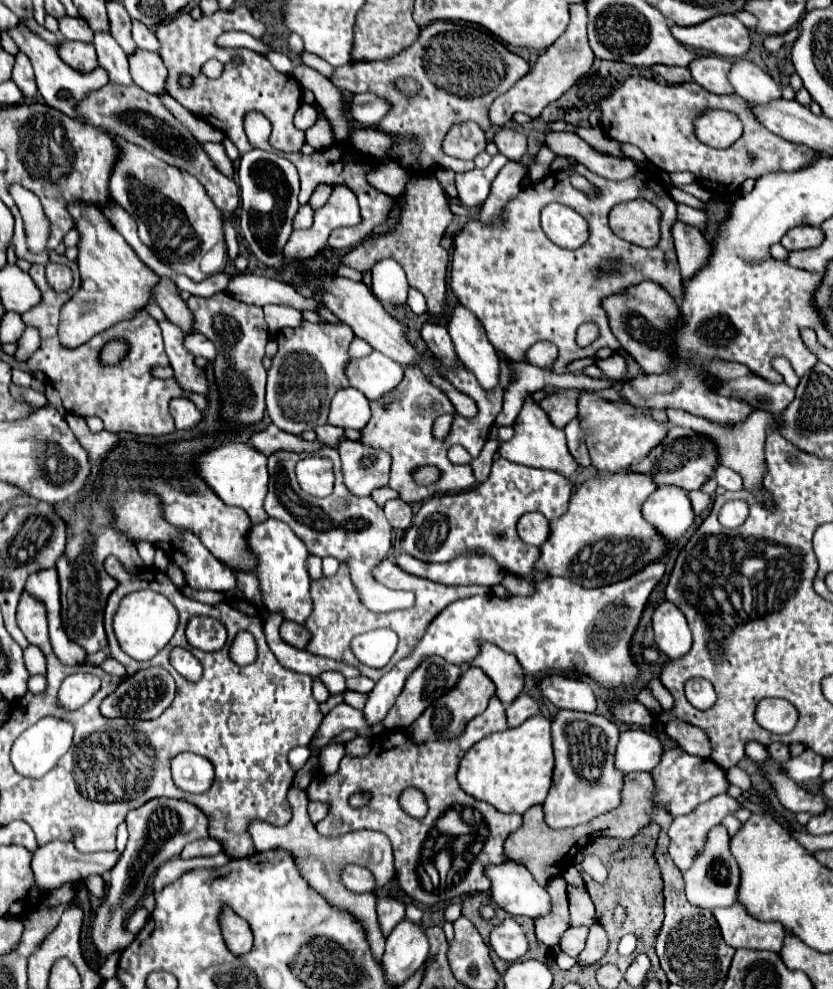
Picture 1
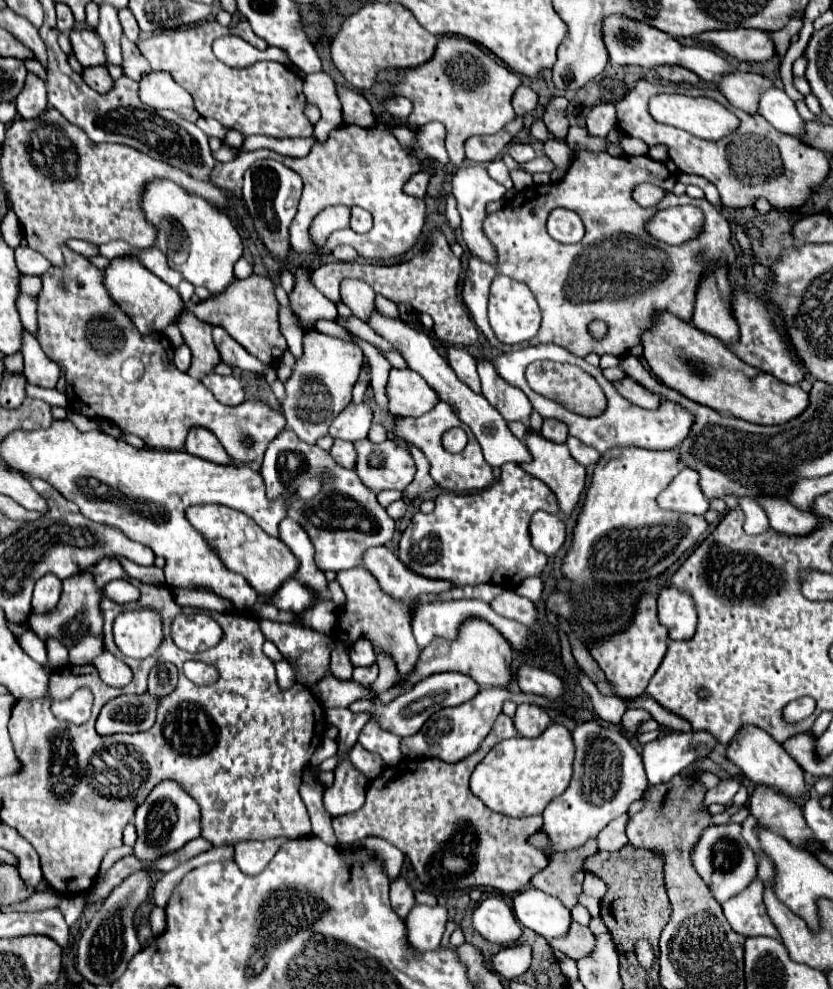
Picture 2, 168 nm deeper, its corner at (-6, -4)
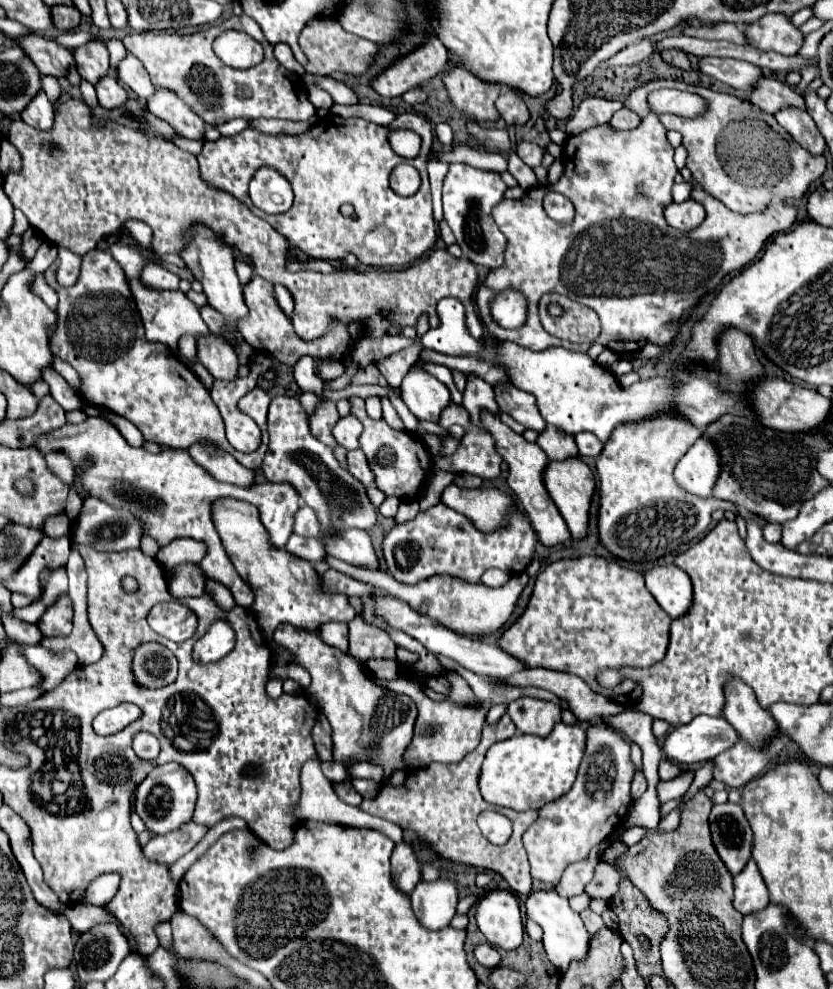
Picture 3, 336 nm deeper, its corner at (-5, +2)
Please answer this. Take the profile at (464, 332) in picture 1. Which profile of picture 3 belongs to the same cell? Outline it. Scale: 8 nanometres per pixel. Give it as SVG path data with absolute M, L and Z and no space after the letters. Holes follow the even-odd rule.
M497 385L495 399L499 403L499 409L517 419L525 429L533 429L537 433L545 429L547 423L545 419L541 419L531 393L525 393L513 385Z

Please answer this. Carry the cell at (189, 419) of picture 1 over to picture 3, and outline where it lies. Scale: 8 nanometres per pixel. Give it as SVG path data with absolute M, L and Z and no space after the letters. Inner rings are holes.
M201 443L201 445L189 447L189 453L217 481L225 481L225 483L239 485L239 487L253 487L253 483L255 483L255 471L243 467L241 463L237 463L237 459L233 455L229 455L221 449L203 447L203 443Z

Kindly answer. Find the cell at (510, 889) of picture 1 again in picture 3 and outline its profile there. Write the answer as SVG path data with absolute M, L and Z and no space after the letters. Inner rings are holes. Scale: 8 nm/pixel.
M553 889L537 891L537 893L529 895L529 899L525 901L525 907L527 907L527 915L541 925L545 953L547 953L549 961L557 967L559 973L565 973L573 961L585 959L585 955L589 951L591 935L585 929L579 913L569 907L569 901L565 897L559 897Z

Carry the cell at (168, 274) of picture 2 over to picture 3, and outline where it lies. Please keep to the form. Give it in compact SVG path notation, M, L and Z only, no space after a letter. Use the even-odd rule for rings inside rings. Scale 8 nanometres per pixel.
M147 263L145 269L141 271L141 283L147 289L155 289L155 291L173 291L179 289L179 275L163 269L157 263Z

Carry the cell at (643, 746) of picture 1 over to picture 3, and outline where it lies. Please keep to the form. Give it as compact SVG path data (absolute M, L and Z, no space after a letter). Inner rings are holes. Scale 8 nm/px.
M699 715L699 717L695 717L691 723L679 725L677 729L673 729L673 731L665 737L663 755L665 755L669 761L673 761L673 763L685 767L685 765L691 765L691 763L709 761L709 759L713 759L715 755L719 755L721 751L733 747L737 741L739 741L737 731L735 731L723 717Z

